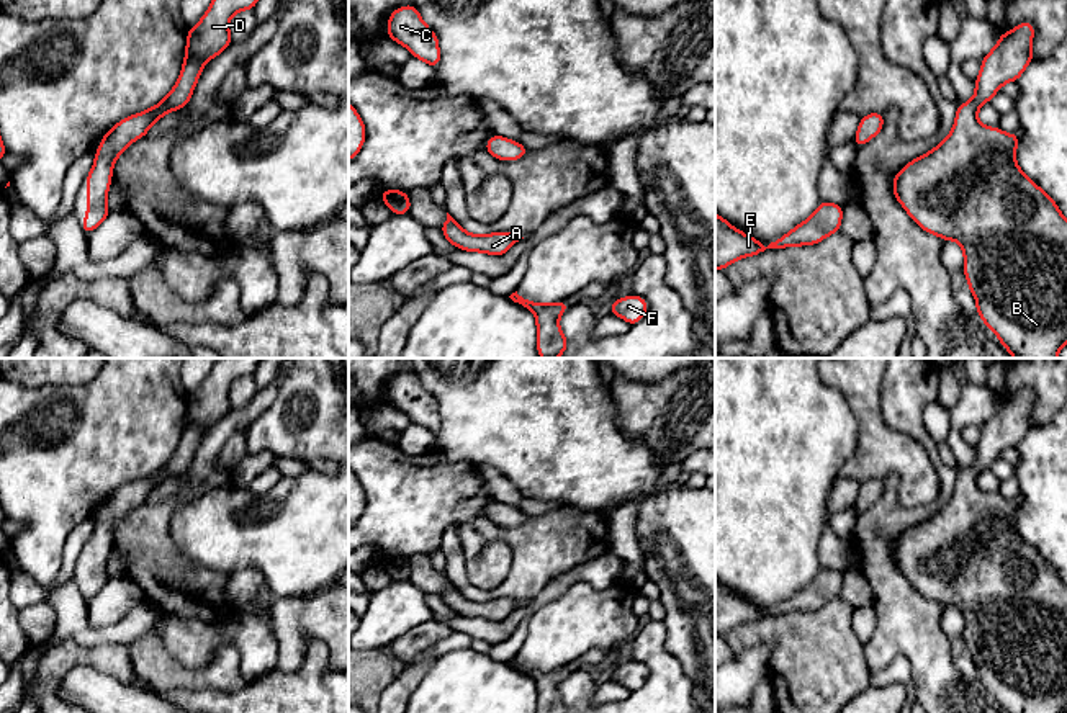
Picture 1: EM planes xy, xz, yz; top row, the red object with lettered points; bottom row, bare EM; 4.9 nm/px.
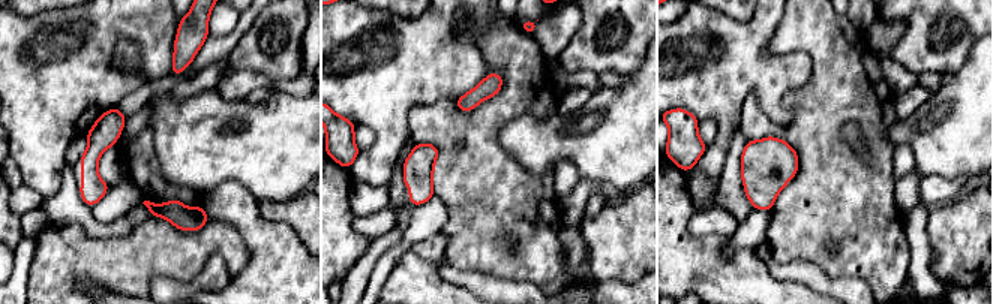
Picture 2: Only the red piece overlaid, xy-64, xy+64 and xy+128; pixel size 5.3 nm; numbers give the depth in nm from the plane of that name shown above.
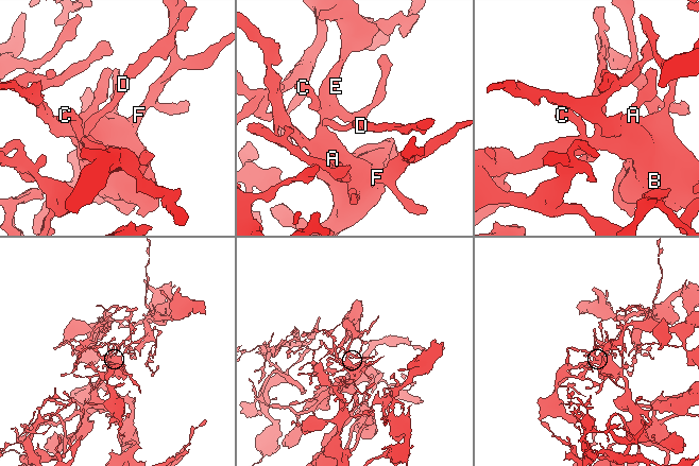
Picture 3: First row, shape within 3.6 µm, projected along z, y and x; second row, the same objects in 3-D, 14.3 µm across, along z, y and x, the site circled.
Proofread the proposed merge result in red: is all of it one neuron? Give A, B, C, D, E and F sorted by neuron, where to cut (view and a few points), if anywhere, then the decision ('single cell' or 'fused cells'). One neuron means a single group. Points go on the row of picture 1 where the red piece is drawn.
groups A B C D E F; cut none; single cell

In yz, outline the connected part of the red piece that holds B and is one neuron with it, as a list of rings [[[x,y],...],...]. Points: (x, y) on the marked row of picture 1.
[[[1029,21],[1000,34],[997,46],[982,59],[975,95],[957,105],[952,131],[939,146],[907,164],[894,177],[894,195],[923,231],[962,245],[964,275],[975,296],[977,316],[998,335],[1000,343],[1015,358],[1057,358],[1060,347],[1067,343],[1067,219],[1054,200],[1018,167],[1018,132],[1006,134],[1000,128],[982,126],[977,119],[979,108],[988,103],[1003,83],[1016,82],[1034,59],[1033,36],[1034,26]]]

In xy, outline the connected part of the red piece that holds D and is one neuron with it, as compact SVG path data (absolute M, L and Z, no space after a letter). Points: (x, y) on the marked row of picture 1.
M213 0L198 25L188 29L187 51L180 77L172 92L155 106L128 116L113 126L103 137L95 164L87 175L87 219L80 227L90 234L110 214L106 196L111 185L113 162L124 147L146 136L151 126L165 113L187 106L203 65L231 46L229 20L241 10L252 10L259 0Z

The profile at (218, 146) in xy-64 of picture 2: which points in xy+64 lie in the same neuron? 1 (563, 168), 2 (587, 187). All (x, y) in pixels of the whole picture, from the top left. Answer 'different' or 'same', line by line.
1: different
2: different

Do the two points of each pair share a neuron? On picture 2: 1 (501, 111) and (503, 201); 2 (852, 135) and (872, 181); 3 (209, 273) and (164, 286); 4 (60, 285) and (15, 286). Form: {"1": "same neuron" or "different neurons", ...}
{"1": "same neuron", "2": "different neurons", "3": "same neuron", "4": "different neurons"}

